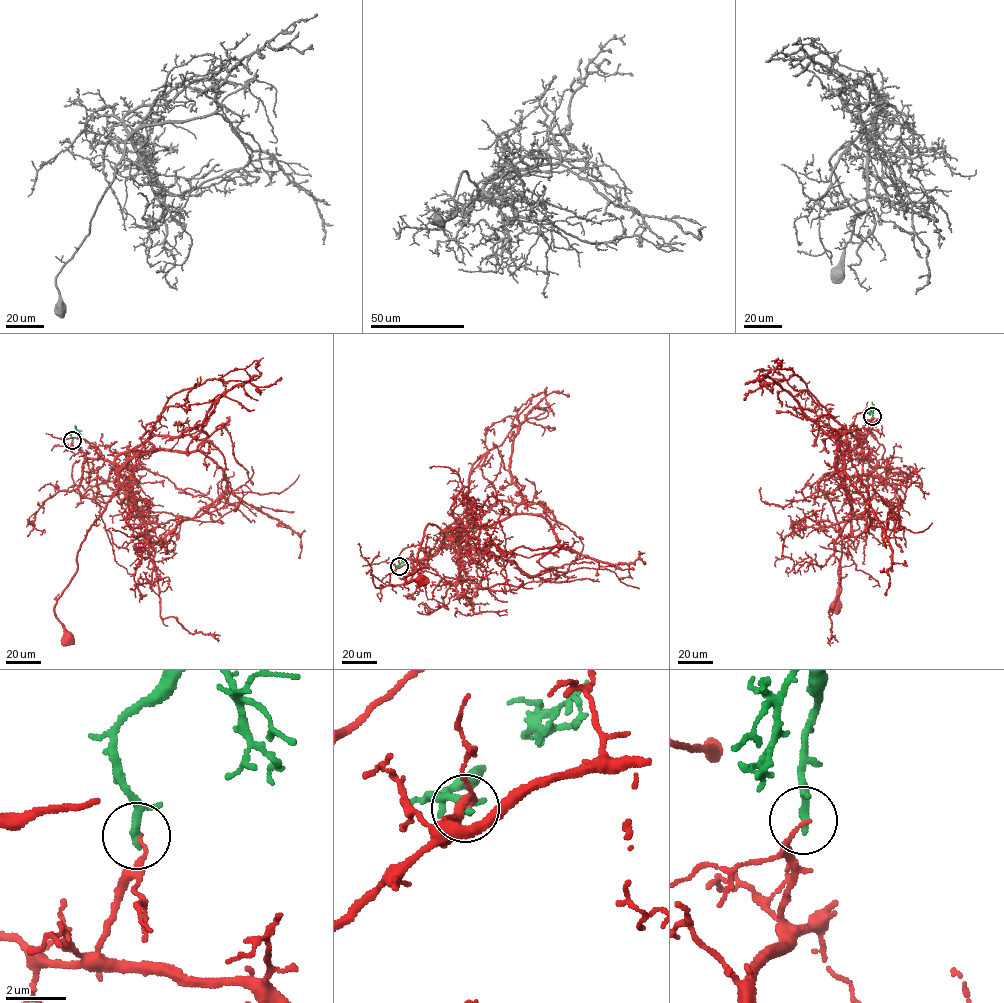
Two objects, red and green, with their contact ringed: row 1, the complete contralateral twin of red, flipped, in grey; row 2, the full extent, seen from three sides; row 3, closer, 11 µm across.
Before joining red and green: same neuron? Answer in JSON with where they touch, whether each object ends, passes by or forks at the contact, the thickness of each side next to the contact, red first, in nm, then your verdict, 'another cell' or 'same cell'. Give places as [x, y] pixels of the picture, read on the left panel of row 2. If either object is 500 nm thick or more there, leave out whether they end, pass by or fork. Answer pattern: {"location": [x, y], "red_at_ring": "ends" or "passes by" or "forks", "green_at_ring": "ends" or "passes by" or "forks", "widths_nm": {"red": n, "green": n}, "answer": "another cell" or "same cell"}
{"location": [72, 440], "red_at_ring": "ends", "green_at_ring": "passes by", "widths_nm": {"red": 110, "green": 220}, "answer": "another cell"}

